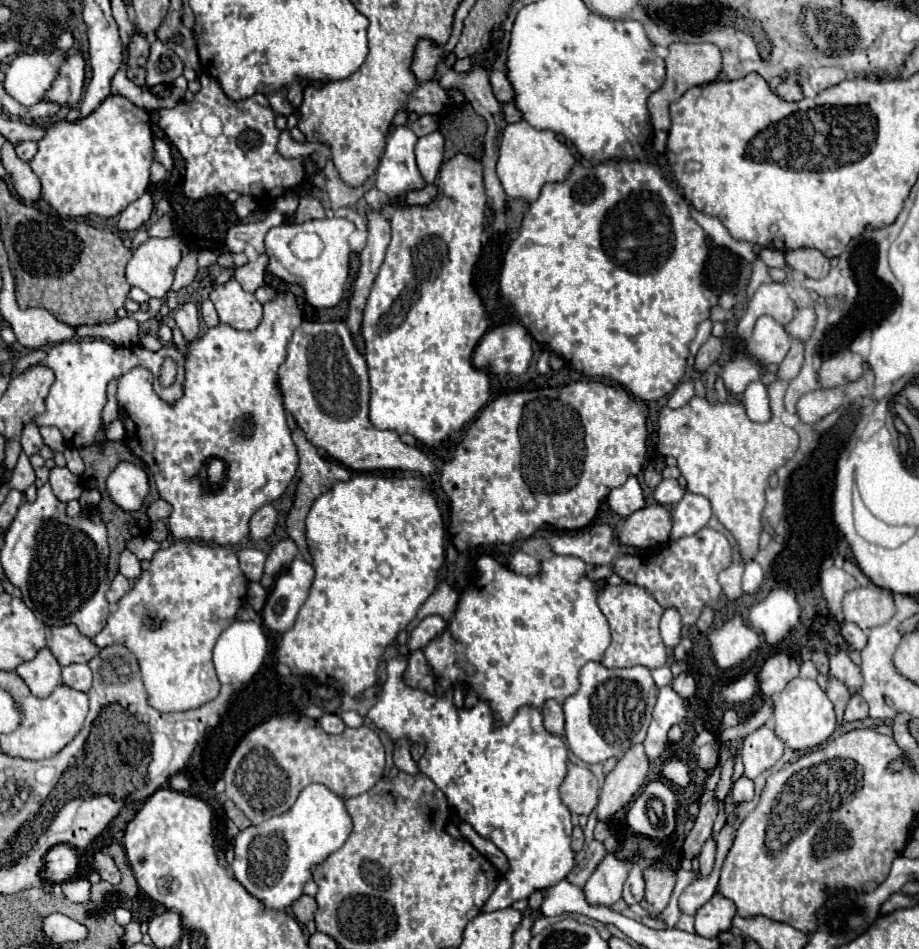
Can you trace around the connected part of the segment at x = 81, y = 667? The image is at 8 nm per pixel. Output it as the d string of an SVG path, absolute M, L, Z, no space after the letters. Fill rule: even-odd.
M69 664L63 668L63 684L81 692L91 688L91 668L87 664Z

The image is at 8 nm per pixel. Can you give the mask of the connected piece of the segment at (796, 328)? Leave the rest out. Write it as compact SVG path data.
M811 306L797 310L793 322L785 326L785 330L789 332L789 336L797 338L801 342L807 342L811 338L813 328L815 328L815 310Z

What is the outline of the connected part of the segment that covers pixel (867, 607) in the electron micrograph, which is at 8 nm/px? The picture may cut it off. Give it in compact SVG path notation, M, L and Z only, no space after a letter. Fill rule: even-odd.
M879 586L855 588L845 594L843 614L847 622L857 624L859 628L875 628L889 622L895 614L893 598L885 594Z

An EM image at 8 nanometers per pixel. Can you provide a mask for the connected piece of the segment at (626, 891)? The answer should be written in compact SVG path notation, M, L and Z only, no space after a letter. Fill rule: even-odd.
M635 864L629 870L629 878L623 886L623 900L628 905L640 903L645 896L645 880L643 880L643 870L639 864Z

